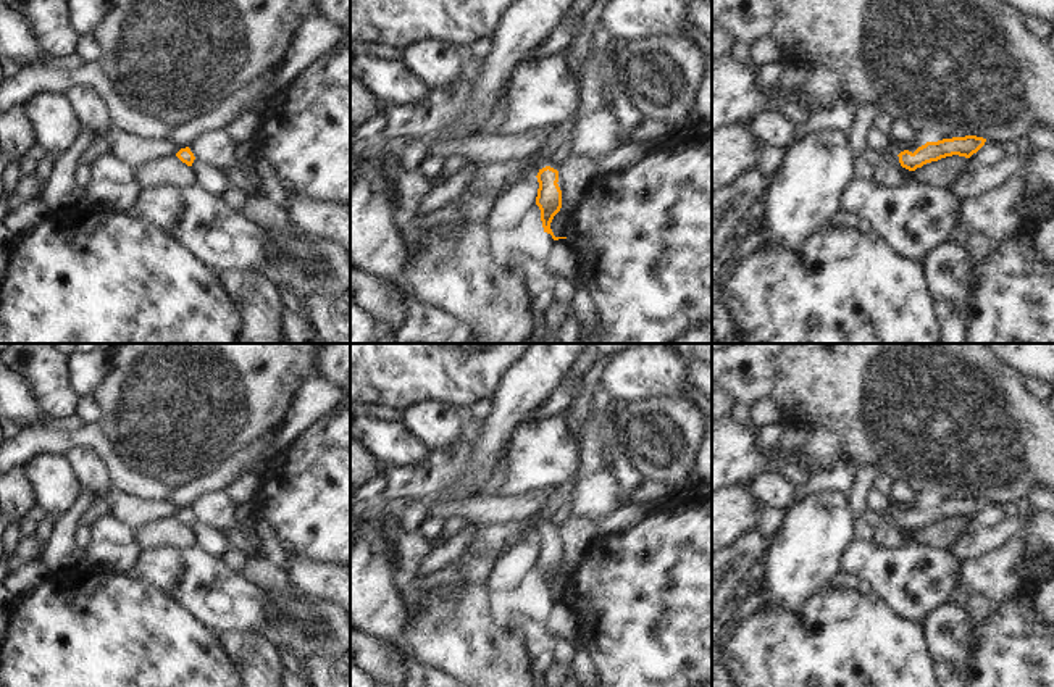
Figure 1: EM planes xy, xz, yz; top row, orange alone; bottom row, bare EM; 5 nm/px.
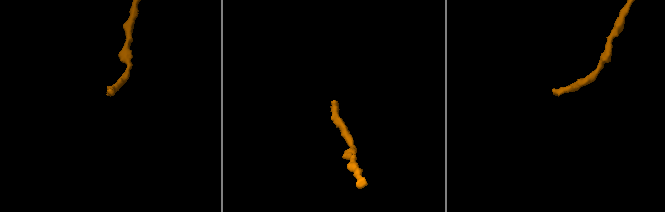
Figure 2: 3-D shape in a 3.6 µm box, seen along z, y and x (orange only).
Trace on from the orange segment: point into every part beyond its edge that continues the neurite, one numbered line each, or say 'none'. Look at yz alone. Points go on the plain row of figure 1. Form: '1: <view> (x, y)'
none

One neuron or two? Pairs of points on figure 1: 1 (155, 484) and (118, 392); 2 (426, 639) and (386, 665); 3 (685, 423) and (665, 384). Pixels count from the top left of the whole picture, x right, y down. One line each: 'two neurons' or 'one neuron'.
1: one neuron
2: two neurons
3: two neurons

